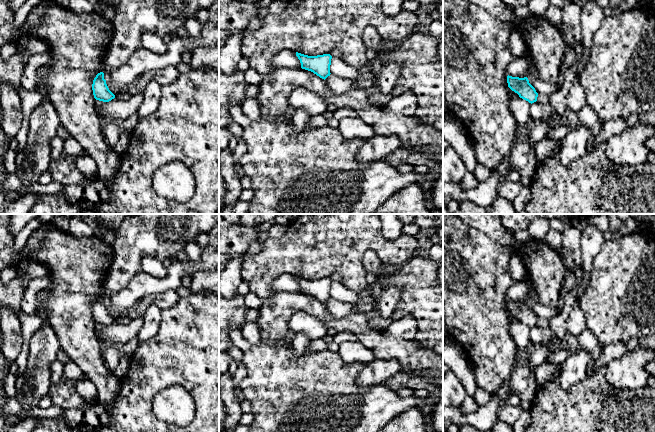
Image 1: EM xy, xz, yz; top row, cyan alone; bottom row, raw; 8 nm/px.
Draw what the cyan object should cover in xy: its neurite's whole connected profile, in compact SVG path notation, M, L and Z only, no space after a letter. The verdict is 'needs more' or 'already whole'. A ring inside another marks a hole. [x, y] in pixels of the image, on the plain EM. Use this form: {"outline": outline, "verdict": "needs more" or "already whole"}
{"outline": "M100 296L96 299L92 308L93 319L96 324L109 326L115 322L115 319L109 314L104 297Z", "verdict": "already whole"}

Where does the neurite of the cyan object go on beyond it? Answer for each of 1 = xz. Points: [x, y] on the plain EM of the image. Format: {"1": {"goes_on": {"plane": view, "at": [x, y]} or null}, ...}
{"1": {"goes_on": null}}

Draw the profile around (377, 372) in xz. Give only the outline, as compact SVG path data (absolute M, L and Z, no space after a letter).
M374 359L359 372L356 383L364 388L380 387L391 377L403 372L397 360Z

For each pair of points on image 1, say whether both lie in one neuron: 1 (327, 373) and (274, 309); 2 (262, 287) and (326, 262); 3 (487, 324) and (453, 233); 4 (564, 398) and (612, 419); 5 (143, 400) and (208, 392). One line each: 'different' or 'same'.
1: different
2: same
3: same
4: same
5: same

